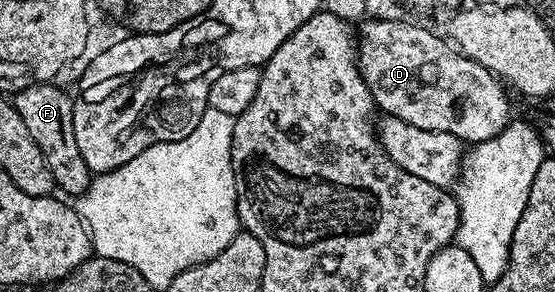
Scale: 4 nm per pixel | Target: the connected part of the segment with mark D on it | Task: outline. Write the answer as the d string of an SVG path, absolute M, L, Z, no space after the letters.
M367 20L360 22L361 29L359 25L357 65L361 68L361 78L371 91L374 106L382 109L382 114L415 123L415 127L423 127L427 131L450 133L463 143L490 141L510 124L509 101L505 98L502 82L477 61L454 48L444 36L436 37L431 30L412 25L409 21Z

